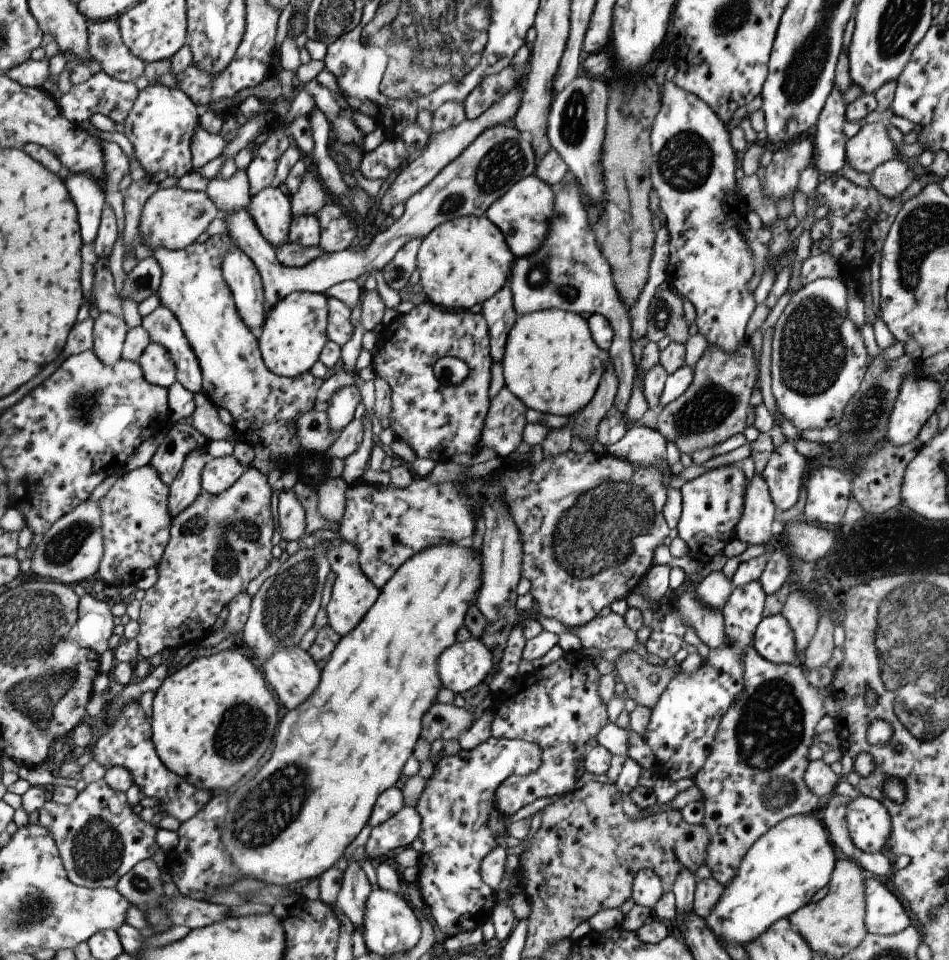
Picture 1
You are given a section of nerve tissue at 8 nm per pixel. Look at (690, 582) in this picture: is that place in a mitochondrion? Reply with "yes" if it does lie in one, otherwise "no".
no

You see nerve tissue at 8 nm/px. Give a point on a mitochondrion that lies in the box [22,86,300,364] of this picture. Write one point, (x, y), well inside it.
(142, 283)

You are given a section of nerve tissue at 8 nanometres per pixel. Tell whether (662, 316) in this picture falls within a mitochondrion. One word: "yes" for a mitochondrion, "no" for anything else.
yes

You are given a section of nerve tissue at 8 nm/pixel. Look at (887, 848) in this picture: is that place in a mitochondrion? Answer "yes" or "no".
no

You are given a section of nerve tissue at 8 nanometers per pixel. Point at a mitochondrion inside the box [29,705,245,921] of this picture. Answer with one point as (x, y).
(94, 866)

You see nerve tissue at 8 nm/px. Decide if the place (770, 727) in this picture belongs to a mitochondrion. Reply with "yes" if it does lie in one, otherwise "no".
yes

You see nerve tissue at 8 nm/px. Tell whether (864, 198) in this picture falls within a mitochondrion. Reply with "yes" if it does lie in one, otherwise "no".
no

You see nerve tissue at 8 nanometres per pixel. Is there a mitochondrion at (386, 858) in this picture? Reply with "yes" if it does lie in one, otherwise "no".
no

